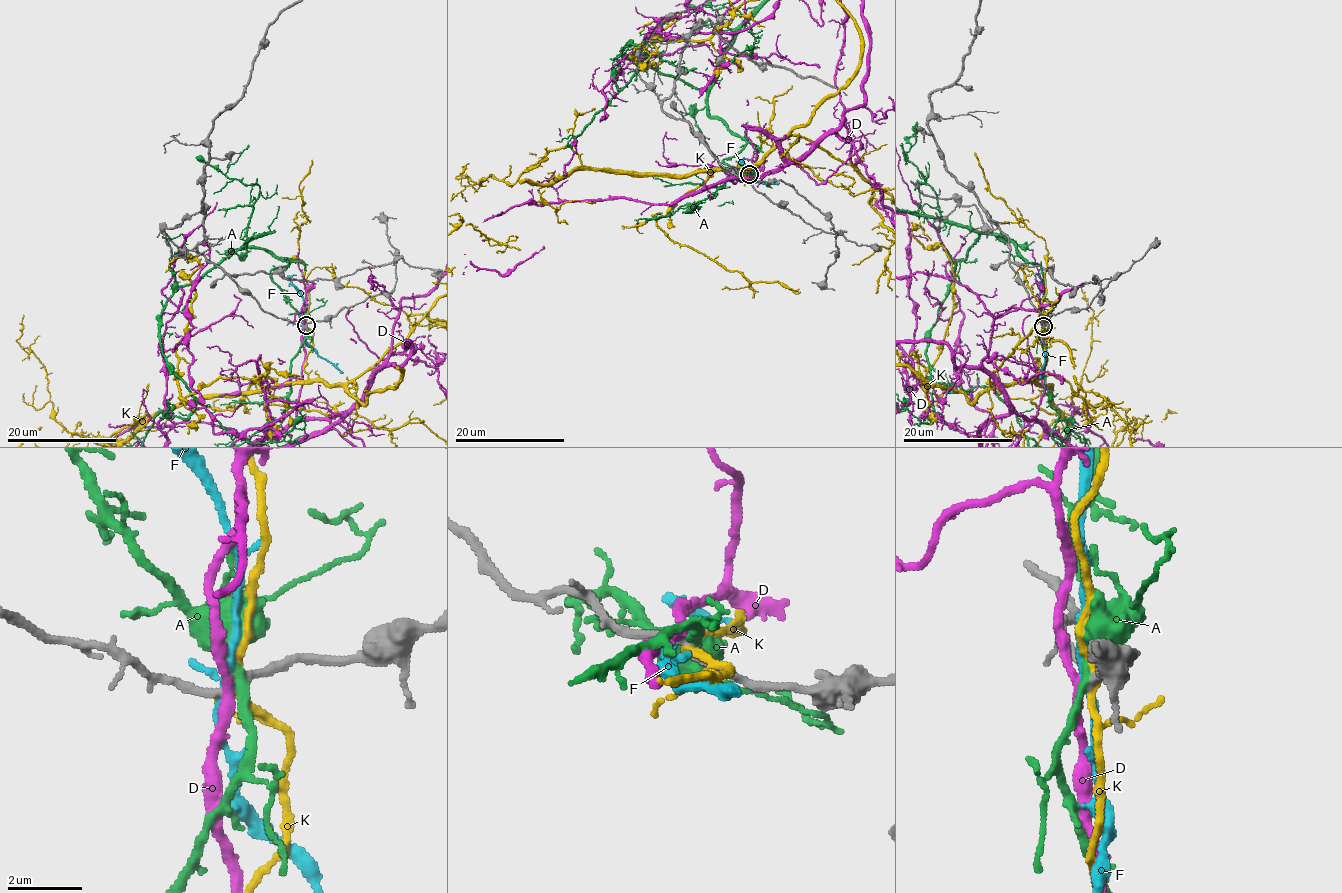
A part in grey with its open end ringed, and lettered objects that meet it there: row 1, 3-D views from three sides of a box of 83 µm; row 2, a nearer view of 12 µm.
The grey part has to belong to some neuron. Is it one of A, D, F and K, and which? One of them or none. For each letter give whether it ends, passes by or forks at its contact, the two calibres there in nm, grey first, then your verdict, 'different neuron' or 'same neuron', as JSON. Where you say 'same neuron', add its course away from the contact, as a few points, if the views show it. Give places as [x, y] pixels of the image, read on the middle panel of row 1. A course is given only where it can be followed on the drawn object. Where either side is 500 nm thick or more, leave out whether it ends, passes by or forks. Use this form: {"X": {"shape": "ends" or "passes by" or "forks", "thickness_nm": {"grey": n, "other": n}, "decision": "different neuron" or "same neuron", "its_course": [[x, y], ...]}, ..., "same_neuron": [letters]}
{"A": {"shape": "passes by", "thickness_nm": {"grey": 220, "other": 280}, "decision": "same neuron"}, "D": {"shape": "passes by", "thickness_nm": {"grey": 220, "other": 240}, "decision": "different neuron"}, "F": {"shape": "passes by", "thickness_nm": {"grey": 220, "other": 200}, "decision": "different neuron"}, "K": {"shape": "passes by", "thickness_nm": {"grey": 220, "other": 200}, "decision": "different neuron"}, "same_neuron": ["A"]}

